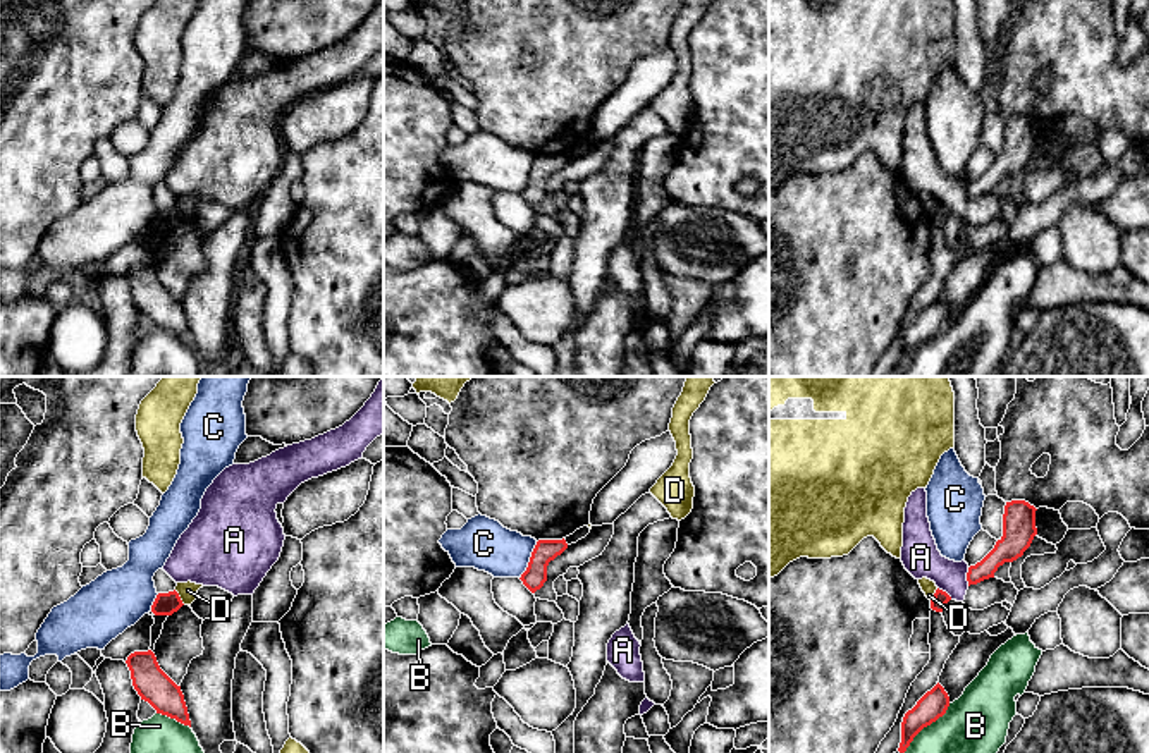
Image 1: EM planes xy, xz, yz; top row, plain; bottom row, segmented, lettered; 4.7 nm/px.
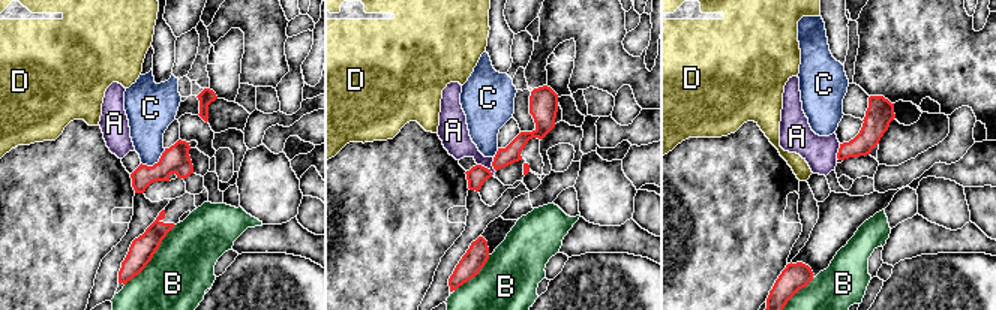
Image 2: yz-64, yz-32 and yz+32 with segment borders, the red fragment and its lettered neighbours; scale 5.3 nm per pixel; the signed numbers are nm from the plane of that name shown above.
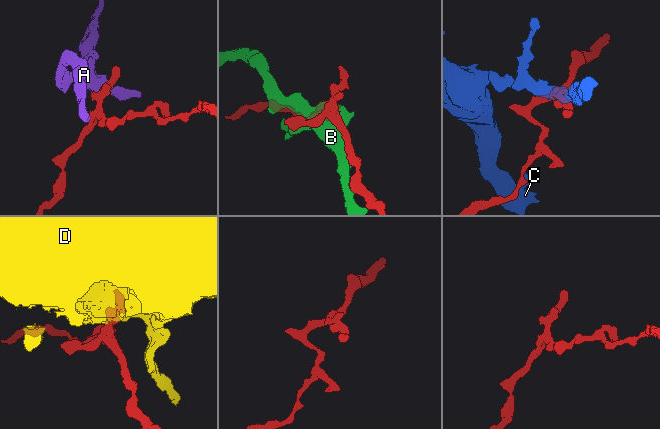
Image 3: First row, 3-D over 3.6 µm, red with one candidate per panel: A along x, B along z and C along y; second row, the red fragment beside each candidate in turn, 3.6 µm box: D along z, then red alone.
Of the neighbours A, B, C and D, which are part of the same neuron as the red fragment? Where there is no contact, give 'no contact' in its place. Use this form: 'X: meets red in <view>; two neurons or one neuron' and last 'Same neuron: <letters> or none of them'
A: meets red in yz; two neurons
B: meets red in yz; two neurons
C: meets red in xz; two neurons
D: meets red in xy; two neurons
Same neuron: none of them

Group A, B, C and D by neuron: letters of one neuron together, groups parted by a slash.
A / B / C / D

